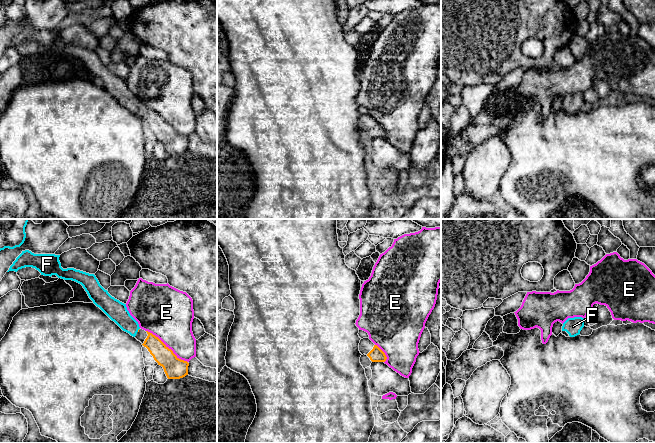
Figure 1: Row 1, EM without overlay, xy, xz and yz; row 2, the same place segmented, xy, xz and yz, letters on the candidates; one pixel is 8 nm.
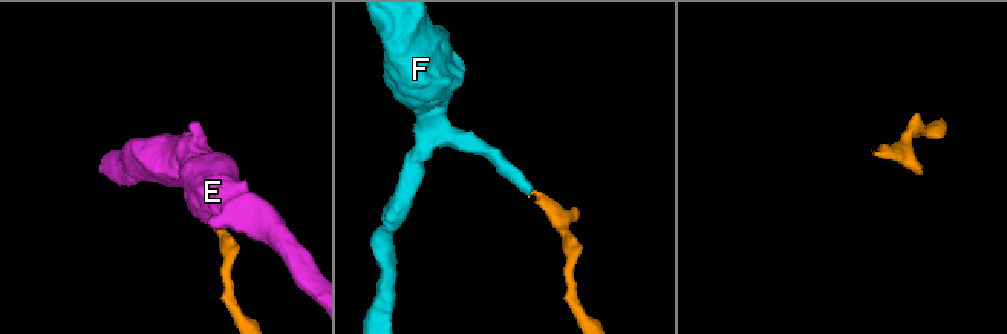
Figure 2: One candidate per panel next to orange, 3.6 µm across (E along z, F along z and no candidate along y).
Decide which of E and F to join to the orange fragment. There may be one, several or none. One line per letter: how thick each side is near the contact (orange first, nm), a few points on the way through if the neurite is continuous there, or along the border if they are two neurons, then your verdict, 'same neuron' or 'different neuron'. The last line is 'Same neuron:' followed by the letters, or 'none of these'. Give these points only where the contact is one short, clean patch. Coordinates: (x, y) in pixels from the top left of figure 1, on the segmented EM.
E: calibres 170 and 380 nm; different neuron
F: calibres 20 and 160 nm; way xy (139, 329), (138, 330), (117, 311); same neuron
Same neuron: F

